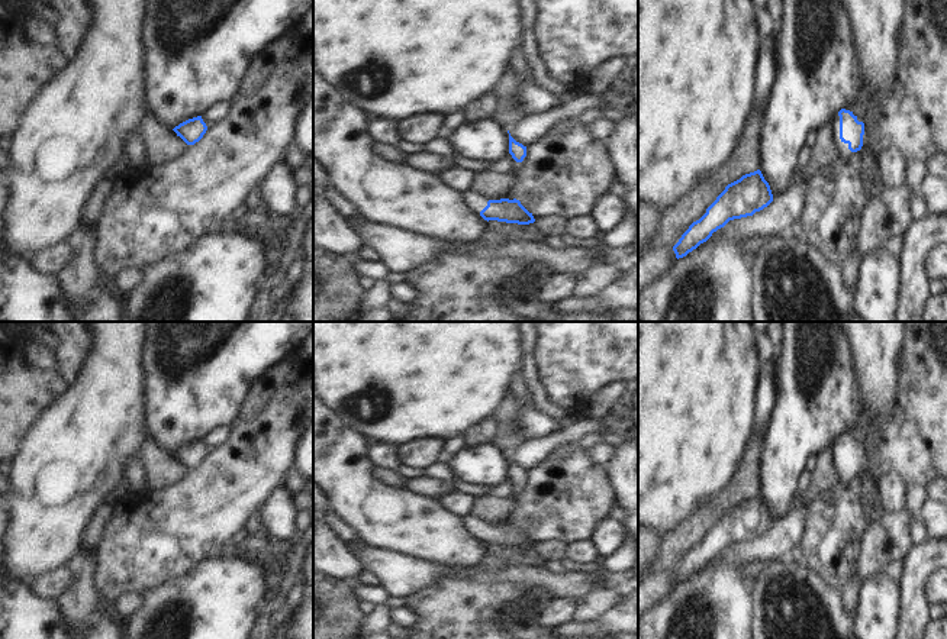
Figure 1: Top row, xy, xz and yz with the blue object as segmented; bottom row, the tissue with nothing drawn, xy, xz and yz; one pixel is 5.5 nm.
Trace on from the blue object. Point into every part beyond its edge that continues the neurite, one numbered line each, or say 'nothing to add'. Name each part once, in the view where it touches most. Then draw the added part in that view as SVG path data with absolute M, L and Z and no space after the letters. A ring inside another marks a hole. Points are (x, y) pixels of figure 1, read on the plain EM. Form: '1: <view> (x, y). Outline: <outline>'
1: yz (846, 478). Outline: M835 439L831 445L831 451L832 451L832 456L834 456L834 468L838 472L840 481L841 481L841 487L853 487L857 477L851 477L848 474L848 468L844 468L840 464L840 440Z

